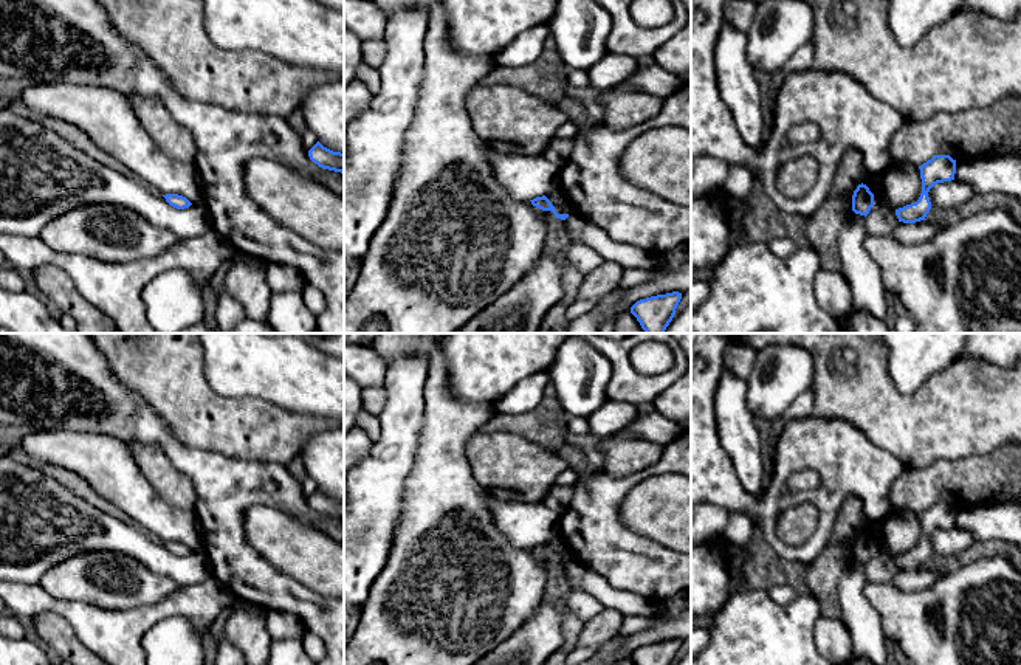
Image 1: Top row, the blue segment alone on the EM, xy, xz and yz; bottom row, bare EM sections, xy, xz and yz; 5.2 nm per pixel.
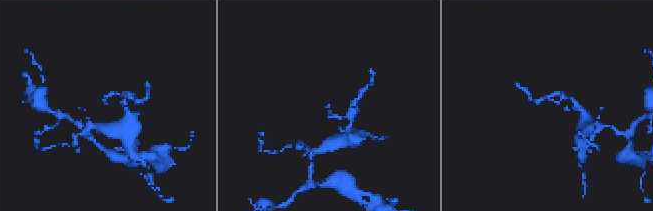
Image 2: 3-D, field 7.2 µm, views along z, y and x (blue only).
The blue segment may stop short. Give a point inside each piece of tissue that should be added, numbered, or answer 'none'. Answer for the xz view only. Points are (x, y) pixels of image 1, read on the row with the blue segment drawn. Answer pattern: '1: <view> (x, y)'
none

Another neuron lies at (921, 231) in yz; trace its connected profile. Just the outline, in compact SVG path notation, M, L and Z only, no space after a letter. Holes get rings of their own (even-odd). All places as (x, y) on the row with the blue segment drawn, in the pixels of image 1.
M920 220L916 223L899 222L892 236L905 245L917 245L934 237L940 229L939 225L930 223L928 220Z

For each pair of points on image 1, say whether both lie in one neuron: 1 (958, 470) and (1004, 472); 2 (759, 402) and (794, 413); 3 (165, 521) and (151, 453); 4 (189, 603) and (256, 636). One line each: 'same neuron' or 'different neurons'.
1: same neuron
2: different neurons
3: different neurons
4: different neurons

